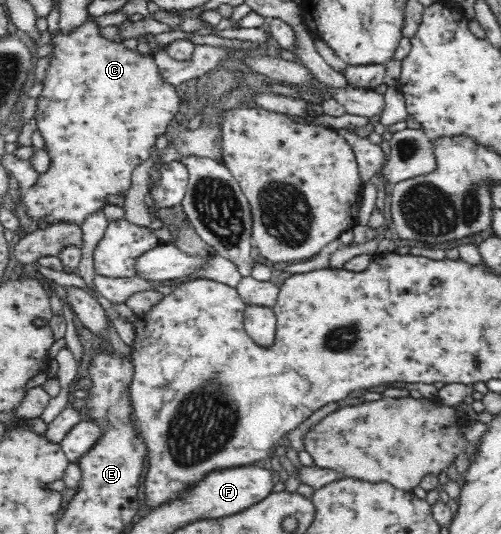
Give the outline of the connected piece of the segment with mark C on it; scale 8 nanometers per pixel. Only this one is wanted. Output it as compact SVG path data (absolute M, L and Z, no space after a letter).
M93 19L74 30L70 36L56 34L52 37L54 50L44 89L38 97L35 114L38 129L46 142L45 152L52 157L52 168L42 174L40 184L26 192L24 204L32 218L48 215L48 222L79 222L94 210L107 204L108 194L126 192L131 176L146 159L152 159L154 142L166 132L170 120L178 112L177 93L174 88L162 84L158 77L156 60L152 55L140 55L100 36Z

